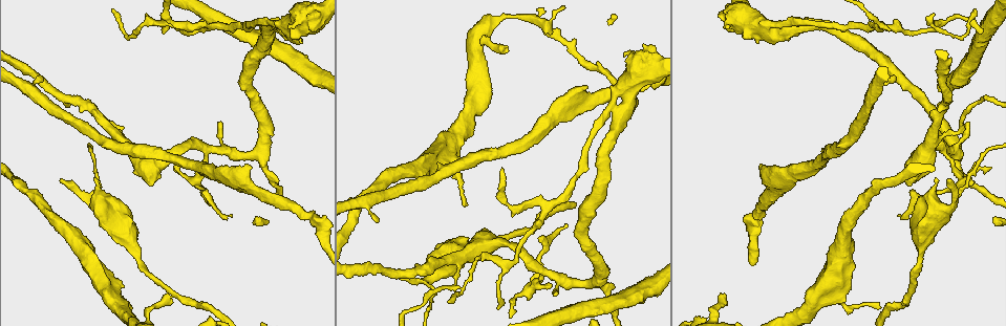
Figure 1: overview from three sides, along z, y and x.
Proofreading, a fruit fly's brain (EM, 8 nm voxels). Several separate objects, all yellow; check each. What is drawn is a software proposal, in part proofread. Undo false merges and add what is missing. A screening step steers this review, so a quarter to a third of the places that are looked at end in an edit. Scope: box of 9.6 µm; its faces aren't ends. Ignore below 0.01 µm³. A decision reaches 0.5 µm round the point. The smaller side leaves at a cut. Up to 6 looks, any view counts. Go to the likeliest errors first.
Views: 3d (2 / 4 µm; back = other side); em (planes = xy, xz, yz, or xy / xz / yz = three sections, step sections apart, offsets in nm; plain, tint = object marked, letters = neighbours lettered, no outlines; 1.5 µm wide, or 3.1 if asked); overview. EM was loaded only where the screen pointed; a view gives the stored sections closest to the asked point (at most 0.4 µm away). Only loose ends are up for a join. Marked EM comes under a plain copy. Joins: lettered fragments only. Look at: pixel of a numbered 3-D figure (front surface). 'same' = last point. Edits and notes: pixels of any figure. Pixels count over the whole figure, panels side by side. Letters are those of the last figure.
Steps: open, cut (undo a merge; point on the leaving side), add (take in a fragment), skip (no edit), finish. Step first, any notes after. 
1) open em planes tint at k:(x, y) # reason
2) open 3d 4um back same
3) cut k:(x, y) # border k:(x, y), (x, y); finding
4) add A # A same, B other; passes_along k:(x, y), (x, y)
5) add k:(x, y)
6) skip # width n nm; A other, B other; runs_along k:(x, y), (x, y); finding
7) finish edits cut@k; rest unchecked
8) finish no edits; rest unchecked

open 3d 2um at 1:(61, 179)

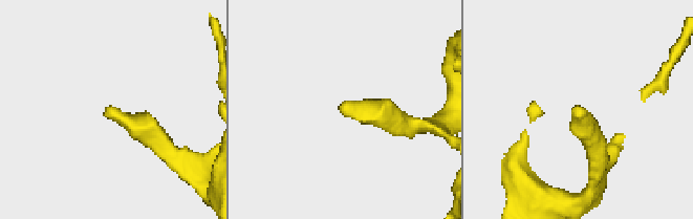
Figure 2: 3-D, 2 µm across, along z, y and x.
open em planes letters at 2:(571, 109)

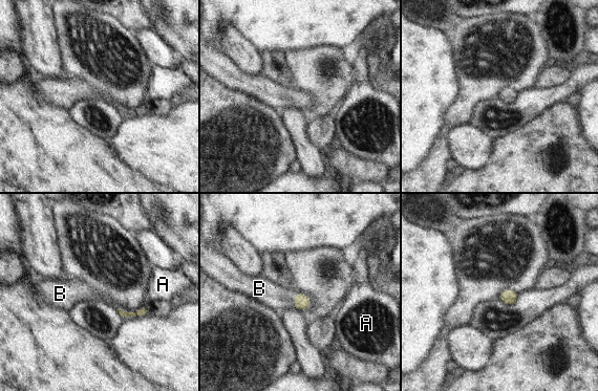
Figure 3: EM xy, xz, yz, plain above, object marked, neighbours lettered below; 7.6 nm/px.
add B # width 110 nm; A other, B same; passes_along 3:(302, 302), (294, 300), (264, 291); the neuron continues

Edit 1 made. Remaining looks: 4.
open em planes letters at 1:(170, 297) # an open end

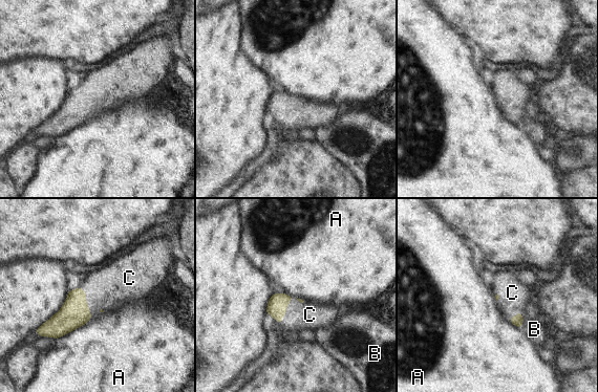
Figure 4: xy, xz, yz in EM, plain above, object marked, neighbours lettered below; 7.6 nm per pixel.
add C # A other, B other, C same; passes_along 4:(277, 305), (286, 306), (310, 314); the neuron continues

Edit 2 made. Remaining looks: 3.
finish edits add@3, add@4; rest unchecked

